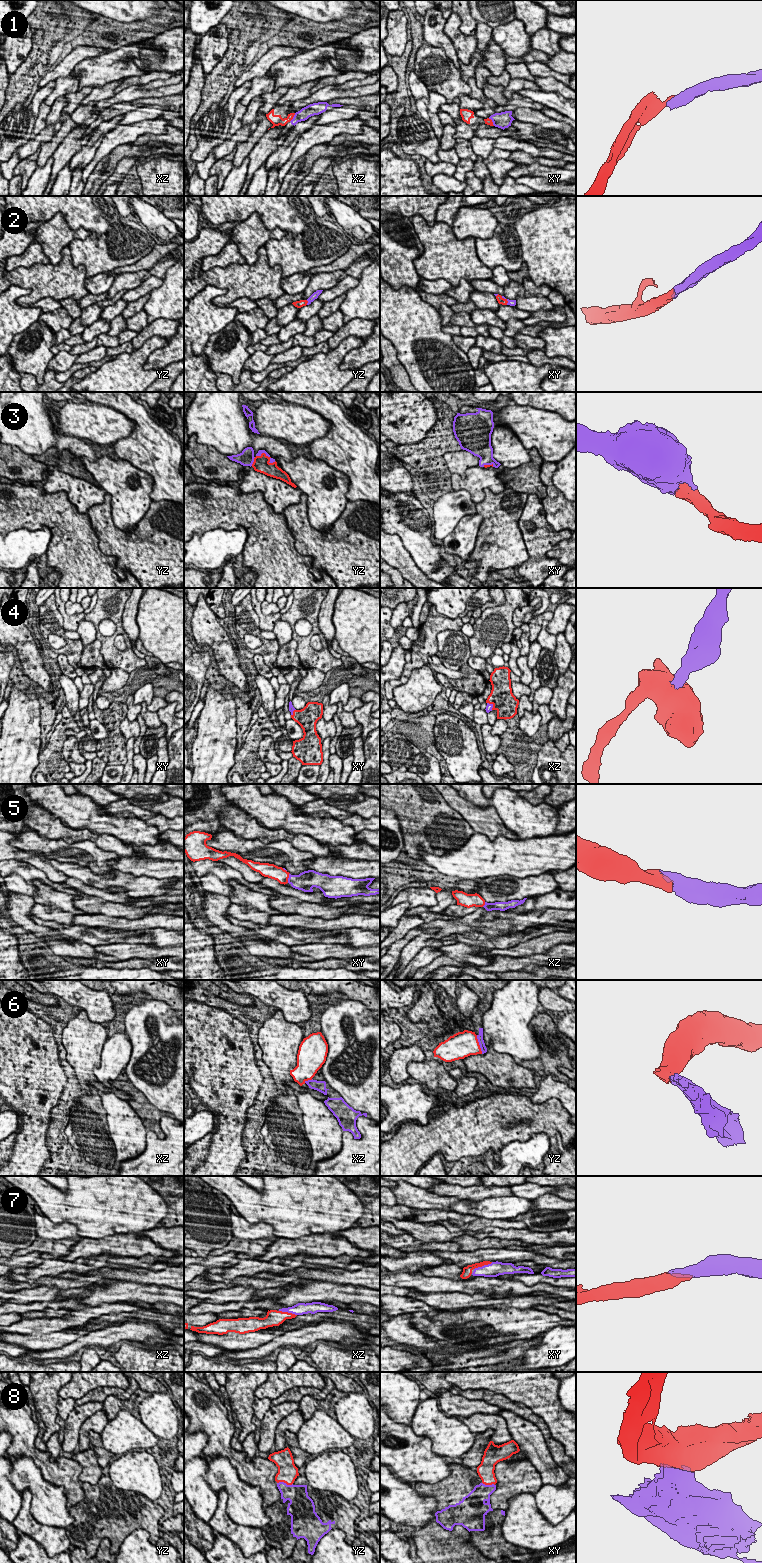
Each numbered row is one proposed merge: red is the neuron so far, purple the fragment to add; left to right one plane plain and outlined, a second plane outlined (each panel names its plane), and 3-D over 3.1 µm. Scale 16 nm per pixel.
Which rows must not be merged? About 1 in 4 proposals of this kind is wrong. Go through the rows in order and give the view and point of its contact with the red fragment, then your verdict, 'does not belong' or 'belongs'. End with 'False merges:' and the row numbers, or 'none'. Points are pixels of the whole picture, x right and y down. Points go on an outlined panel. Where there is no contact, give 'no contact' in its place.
1: xz (293, 116) | does not belong
2: yz (307, 302) | belongs
3: yz (262, 453) | belongs
4: xz (493, 705) | belongs
5: xy (288, 877) | belongs
6: yz (478, 1044) | does not belong
7: xy (483, 1265) | belongs
8: yz (285, 1482) | does not belong
False merges: 1, 6, 8

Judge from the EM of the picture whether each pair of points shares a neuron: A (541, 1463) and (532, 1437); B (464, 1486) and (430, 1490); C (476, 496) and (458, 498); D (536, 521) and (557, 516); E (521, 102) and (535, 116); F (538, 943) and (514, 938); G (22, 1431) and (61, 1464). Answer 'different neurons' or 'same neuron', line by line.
A: same neuron
B: same neuron
C: different neurons
D: different neurons
E: different neurons
F: different neurons
G: same neuron

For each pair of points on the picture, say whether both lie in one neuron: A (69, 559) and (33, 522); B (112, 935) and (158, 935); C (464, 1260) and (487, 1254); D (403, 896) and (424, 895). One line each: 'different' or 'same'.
A: same
B: same
C: same
D: same

